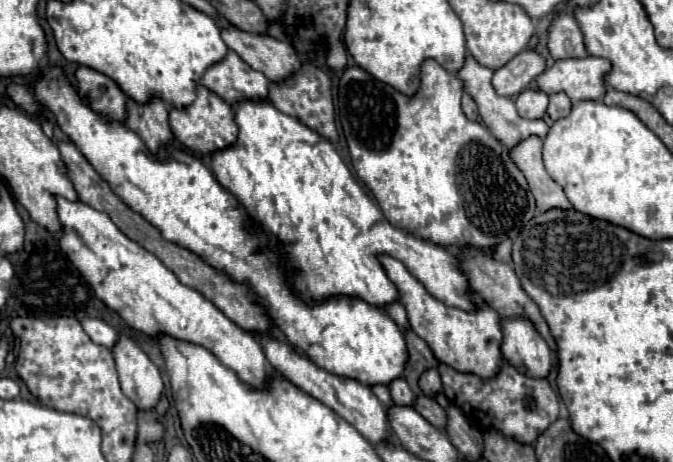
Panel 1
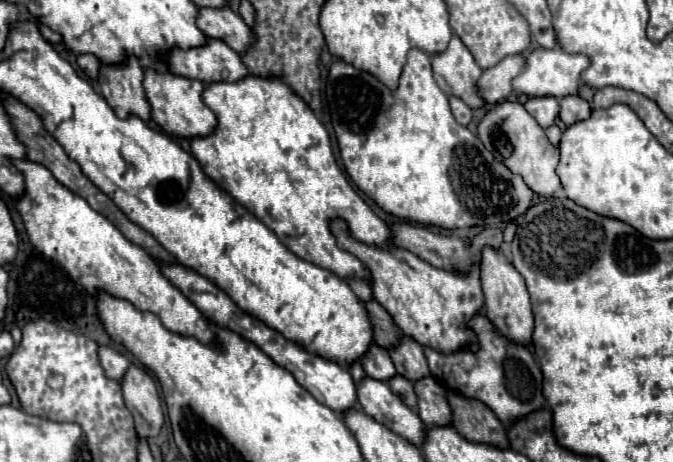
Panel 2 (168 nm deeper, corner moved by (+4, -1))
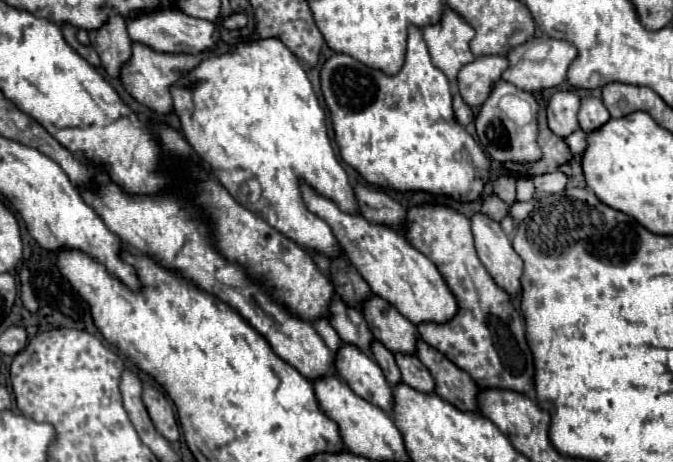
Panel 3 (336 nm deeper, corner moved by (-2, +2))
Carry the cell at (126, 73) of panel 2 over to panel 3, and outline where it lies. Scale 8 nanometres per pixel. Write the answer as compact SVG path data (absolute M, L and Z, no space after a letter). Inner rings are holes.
M111 15L99 29L89 31L89 41L101 57L105 71L111 77L119 77L119 69L127 57L131 57L131 39L127 37L125 19Z

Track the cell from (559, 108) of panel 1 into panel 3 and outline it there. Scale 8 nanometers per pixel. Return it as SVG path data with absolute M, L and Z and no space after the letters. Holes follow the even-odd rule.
M583 97L581 99L581 109L579 109L579 125L585 133L593 133L599 127L603 127L611 115L607 113L605 105L601 99L595 97Z

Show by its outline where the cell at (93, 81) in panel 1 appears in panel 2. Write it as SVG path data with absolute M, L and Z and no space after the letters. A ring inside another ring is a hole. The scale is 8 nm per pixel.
M85 54L85 56L77 56L77 64L79 64L79 68L85 72L85 76L89 76L89 78L97 78L99 76L99 60L95 58L95 56L91 56L91 54Z

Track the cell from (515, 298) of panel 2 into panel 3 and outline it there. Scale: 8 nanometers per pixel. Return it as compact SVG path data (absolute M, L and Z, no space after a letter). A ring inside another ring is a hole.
M475 213L471 217L471 229L475 237L477 255L485 269L511 297L517 295L521 291L519 277L523 273L523 261L515 253L501 225L485 213Z

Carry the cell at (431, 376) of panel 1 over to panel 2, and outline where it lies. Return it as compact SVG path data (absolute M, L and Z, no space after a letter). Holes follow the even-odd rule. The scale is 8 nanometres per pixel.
M403 336L401 344L393 350L389 350L389 354L391 354L391 360L397 368L397 374L401 374L403 378L417 382L421 378L431 376L427 360L423 356L423 346L417 344L413 338Z

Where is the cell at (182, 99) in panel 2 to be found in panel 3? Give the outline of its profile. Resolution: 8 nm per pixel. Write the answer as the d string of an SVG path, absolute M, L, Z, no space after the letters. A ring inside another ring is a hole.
M133 43L131 47L131 57L129 61L123 63L121 71L119 71L119 79L125 87L125 91L139 101L141 105L147 105L149 109L153 109L155 113L169 113L173 109L173 99L171 99L171 85L181 77L181 73L191 71L203 57L207 57L207 53L199 53L199 55L191 55L191 53L161 53L151 49L149 45L143 43Z

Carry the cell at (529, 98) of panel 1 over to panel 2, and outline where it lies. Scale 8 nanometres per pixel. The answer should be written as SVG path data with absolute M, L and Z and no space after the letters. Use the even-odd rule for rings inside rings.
M529 98L523 106L537 120L541 128L551 126L559 114L557 98Z

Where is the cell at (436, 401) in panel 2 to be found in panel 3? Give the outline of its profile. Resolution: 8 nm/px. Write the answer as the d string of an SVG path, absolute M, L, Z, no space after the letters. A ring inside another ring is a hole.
M395 353L393 355L397 361L397 367L401 371L401 379L403 383L407 383L409 387L421 391L421 393L433 393L435 383L431 373L427 371L427 367L415 357L415 355L407 355L407 353Z

